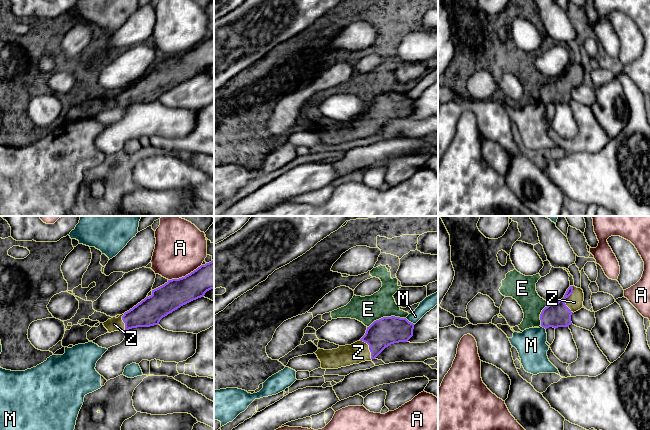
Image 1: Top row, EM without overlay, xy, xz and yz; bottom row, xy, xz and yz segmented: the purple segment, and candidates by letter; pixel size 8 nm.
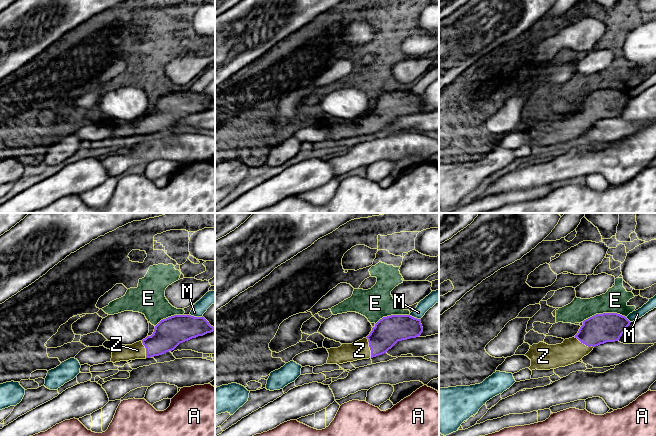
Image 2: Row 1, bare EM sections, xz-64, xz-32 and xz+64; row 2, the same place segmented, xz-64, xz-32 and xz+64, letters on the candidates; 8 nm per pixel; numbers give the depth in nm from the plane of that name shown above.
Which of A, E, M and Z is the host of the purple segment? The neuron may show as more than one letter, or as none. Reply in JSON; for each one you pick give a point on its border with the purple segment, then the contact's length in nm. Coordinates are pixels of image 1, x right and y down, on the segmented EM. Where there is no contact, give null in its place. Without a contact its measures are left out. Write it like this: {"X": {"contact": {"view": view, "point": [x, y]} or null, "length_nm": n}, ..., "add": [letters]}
{"Z": {"contact": {"view": "yz", "point": [565, 298]}, "length_nm": 220}, "add": ["Z"]}

